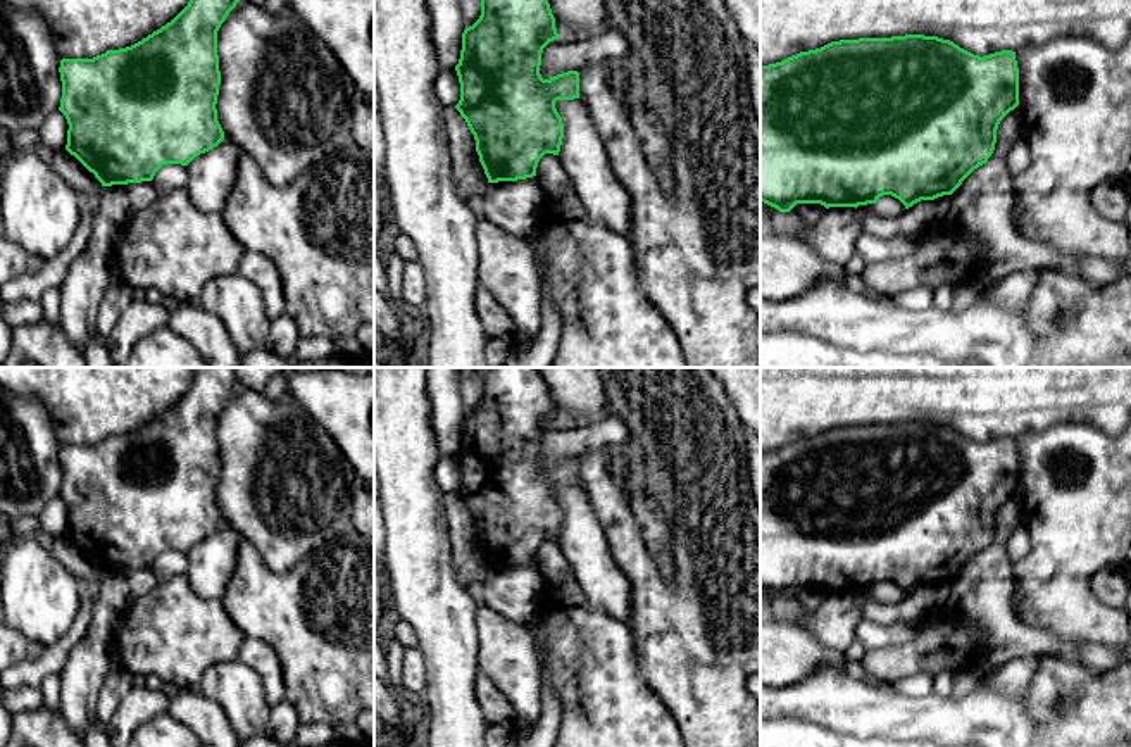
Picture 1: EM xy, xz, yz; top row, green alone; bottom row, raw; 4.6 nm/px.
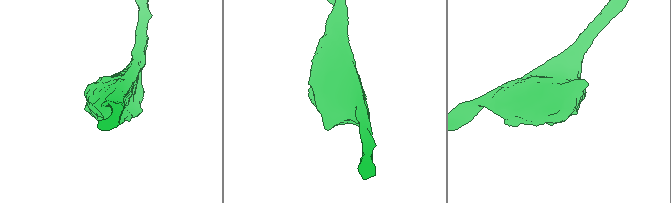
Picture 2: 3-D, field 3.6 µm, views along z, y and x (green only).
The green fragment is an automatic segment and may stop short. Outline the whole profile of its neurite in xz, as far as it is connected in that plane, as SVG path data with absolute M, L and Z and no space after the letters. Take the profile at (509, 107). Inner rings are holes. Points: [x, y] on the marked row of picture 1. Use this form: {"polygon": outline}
{"polygon": "M481 0L481 16L462 33L462 50L455 66L460 83L460 100L455 109L466 119L476 140L476 152L488 183L517 181L536 176L545 154L559 155L564 122L555 109L557 100L579 98L579 72L567 71L550 79L540 74L543 48L559 40L548 0Z"}

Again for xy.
{"polygon": "M190 0L171 22L131 47L107 50L93 59L60 60L59 110L69 124L66 150L93 173L102 186L152 181L162 166L188 166L224 140L216 109L221 85L217 31L238 2Z"}

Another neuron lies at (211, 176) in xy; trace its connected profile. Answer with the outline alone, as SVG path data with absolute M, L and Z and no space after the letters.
M224 138L217 147L200 154L186 166L188 181L184 188L198 210L222 212L236 181L241 154L241 147Z

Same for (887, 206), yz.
M883 195L876 202L876 209L881 216L900 216L905 205L891 195Z

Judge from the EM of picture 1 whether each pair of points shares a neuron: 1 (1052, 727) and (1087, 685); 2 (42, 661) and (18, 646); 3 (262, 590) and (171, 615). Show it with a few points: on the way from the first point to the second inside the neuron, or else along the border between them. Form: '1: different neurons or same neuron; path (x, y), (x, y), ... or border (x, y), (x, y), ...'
1: same neuron; path (1062, 716), (1073, 706), (1076, 696)
2: different neurons; border (26, 658), (18, 663)
3: different neurons; border (219, 599), (243, 635)

